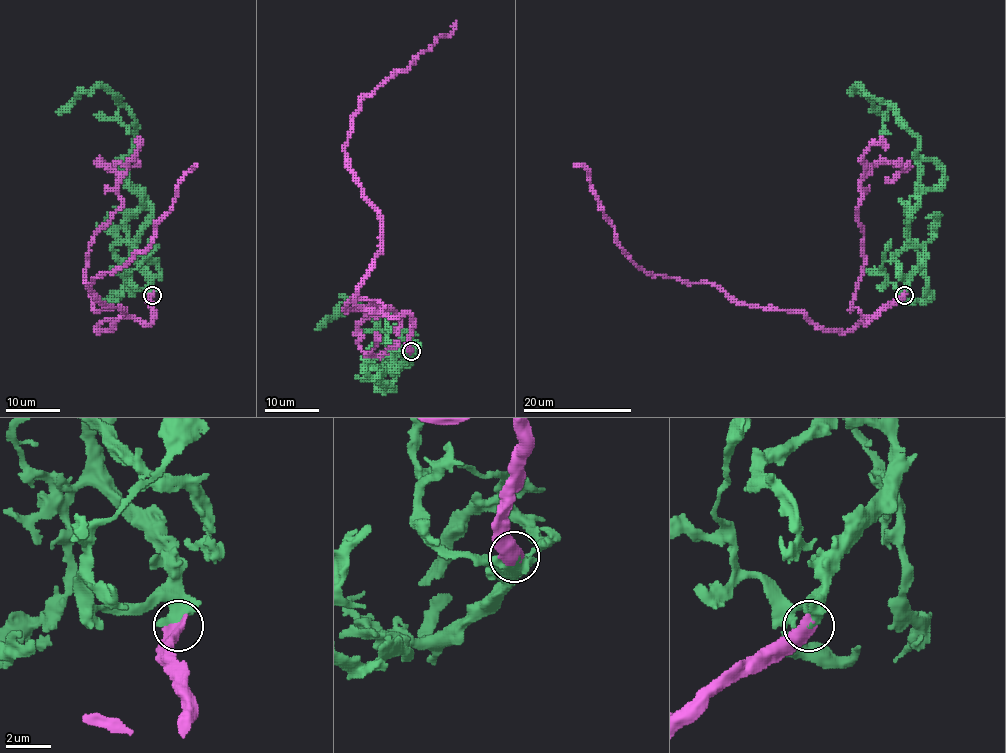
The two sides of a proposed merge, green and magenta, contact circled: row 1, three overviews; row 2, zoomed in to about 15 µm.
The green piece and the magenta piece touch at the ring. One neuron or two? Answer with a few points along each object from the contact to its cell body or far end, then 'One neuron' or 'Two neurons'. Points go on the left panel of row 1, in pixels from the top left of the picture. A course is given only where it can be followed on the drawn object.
Course of green: (151, 294), (151, 278), (132, 254), (150, 213), (126, 172), (135, 121), (101, 86), (80, 91), (57, 111). Course of magenta: (151, 294), (150, 323), (105, 320), (97, 331), (123, 309), (108, 308), (86, 282), (142, 252), (196, 165). One neuron

